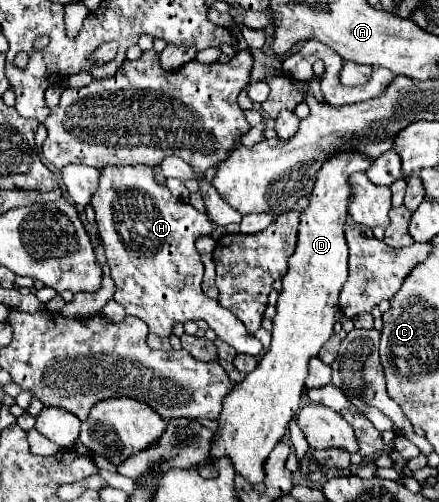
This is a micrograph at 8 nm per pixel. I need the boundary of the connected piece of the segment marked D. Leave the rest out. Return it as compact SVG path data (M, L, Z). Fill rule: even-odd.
M341 151L331 155L315 175L309 207L301 213L297 247L289 259L289 271L283 277L277 315L273 317L271 349L261 357L255 371L223 399L219 429L213 435L209 457L205 463L197 465L203 477L215 477L217 459L227 457L237 475L253 485L263 483L263 465L275 445L283 441L289 421L297 415L309 359L319 353L333 333L335 313L339 311L337 297L347 279L347 243L343 227L347 221L347 203L351 199L349 177L351 173L365 173L371 163L373 159L359 151Z

